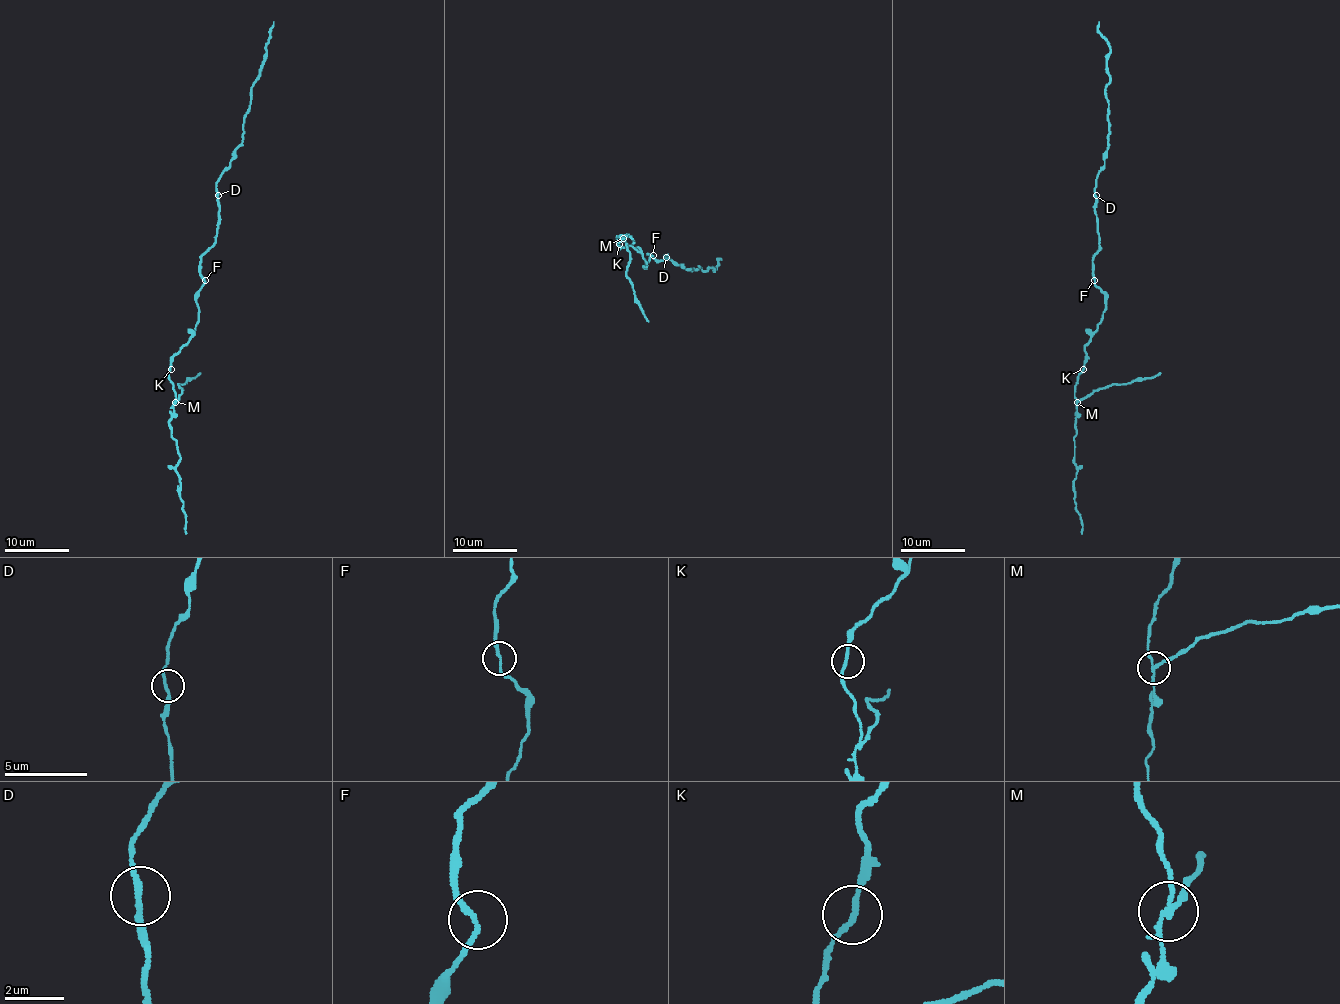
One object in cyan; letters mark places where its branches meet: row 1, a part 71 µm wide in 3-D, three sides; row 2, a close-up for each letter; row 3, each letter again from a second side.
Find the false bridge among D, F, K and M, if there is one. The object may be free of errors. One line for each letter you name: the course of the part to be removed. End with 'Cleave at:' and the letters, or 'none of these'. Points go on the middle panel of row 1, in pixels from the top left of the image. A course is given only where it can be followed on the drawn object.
M: (623, 237), (630, 257), (627, 278), (635, 293), (635, 301), (648, 322)
Cleave at: M

